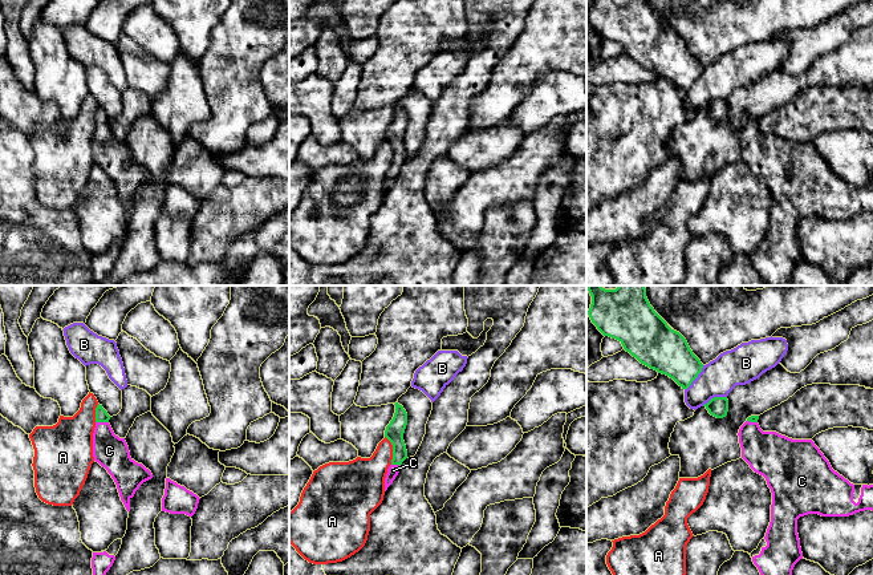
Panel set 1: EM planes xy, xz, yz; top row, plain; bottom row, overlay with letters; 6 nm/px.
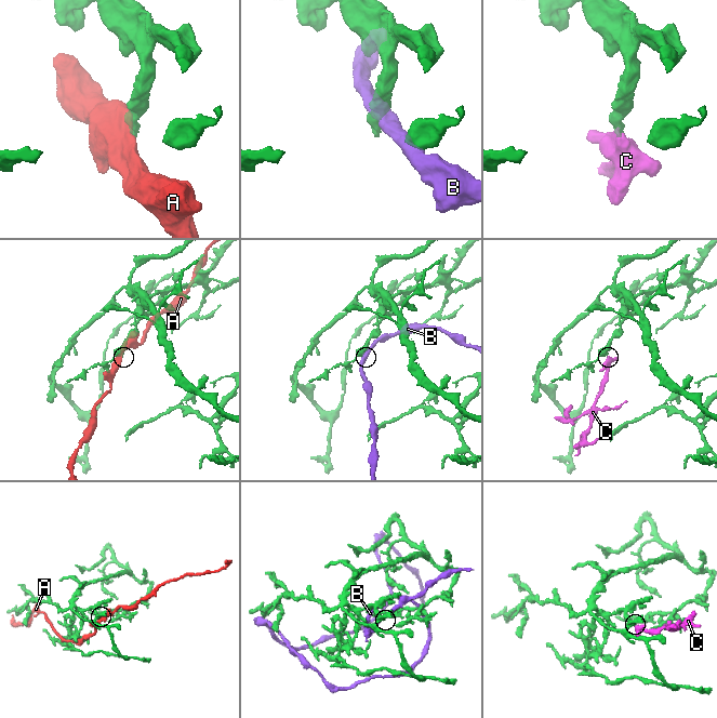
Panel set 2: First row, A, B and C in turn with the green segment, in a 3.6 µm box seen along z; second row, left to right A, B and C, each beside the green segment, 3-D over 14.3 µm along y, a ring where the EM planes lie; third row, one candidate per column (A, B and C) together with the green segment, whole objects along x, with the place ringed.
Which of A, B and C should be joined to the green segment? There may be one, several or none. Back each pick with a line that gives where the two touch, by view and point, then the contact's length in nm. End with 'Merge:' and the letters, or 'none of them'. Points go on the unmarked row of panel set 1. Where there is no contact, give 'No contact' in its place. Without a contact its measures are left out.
C: Touches green at xy (102, 124). Shared border 80 nm
Merge: C

